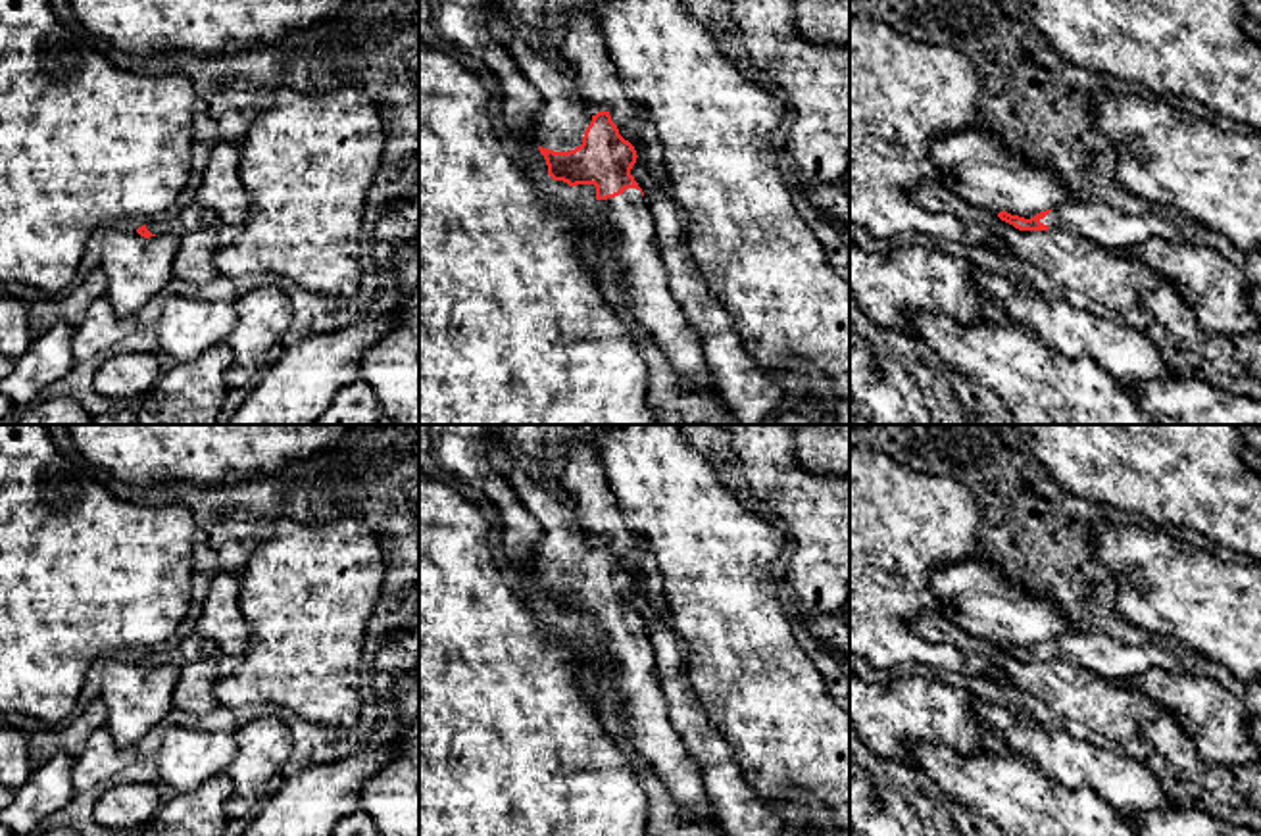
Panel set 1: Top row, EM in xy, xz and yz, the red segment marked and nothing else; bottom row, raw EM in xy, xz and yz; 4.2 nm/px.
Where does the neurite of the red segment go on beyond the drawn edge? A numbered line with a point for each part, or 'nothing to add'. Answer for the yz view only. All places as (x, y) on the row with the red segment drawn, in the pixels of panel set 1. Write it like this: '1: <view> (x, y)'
1: yz (1106, 225)

